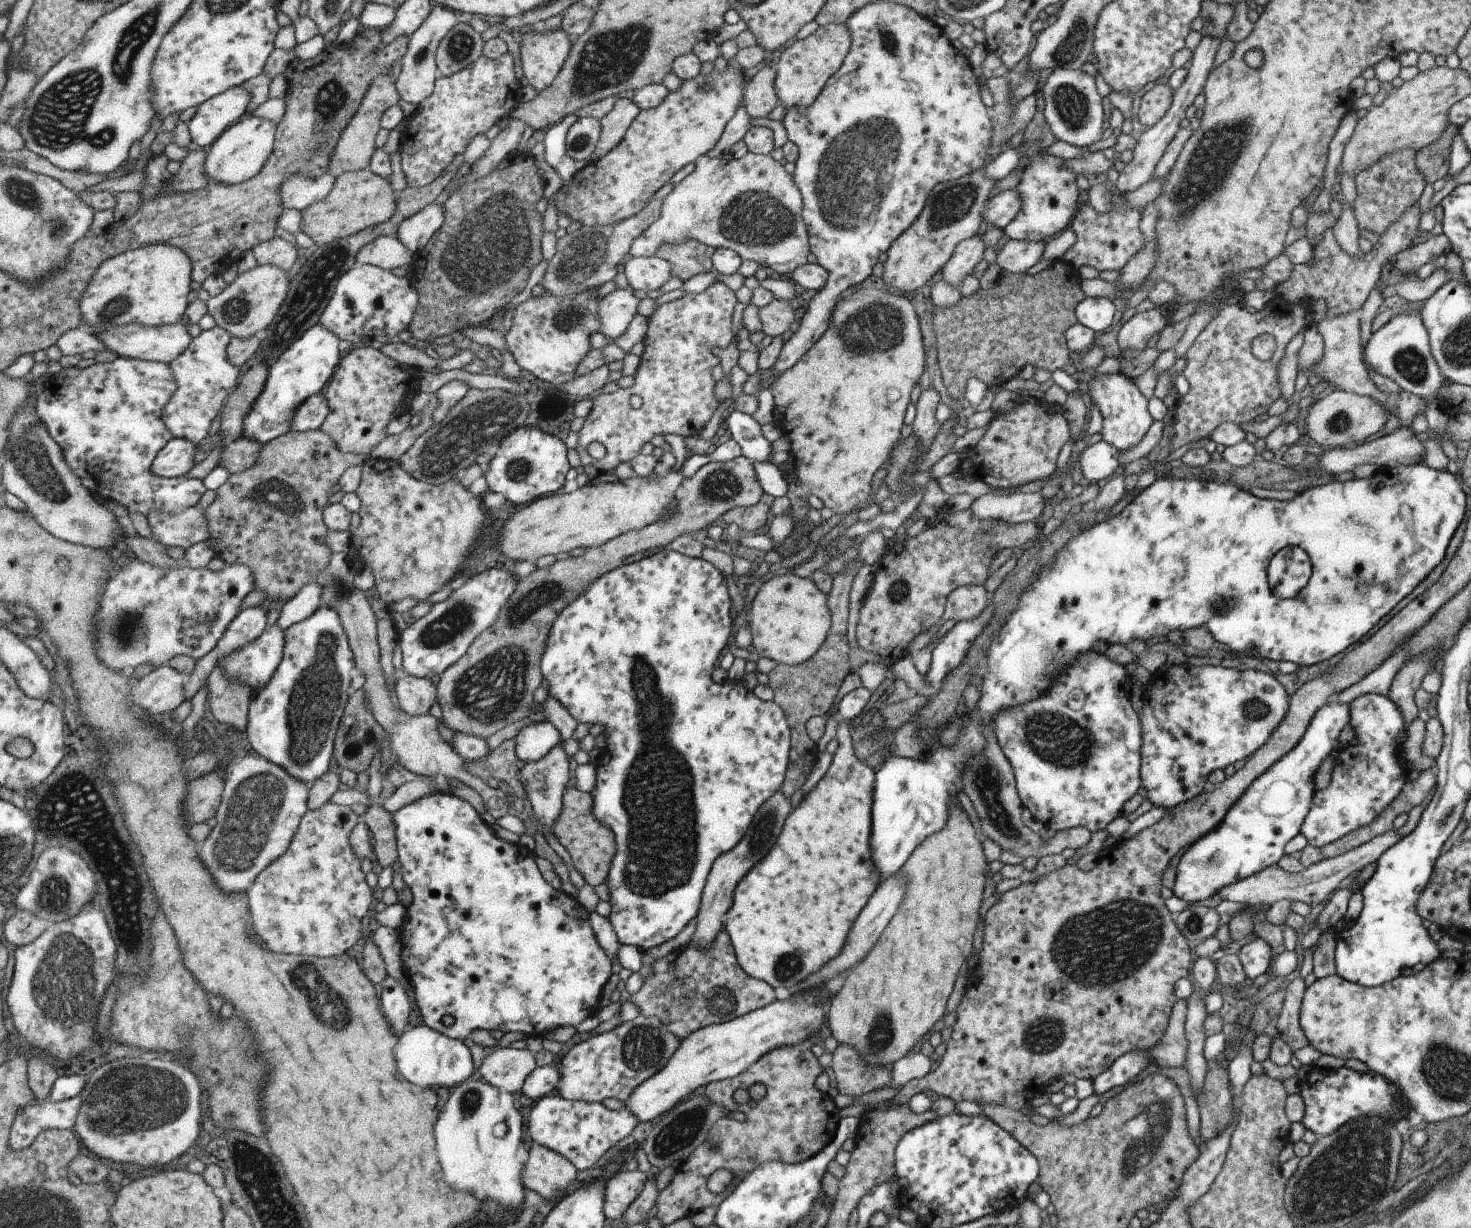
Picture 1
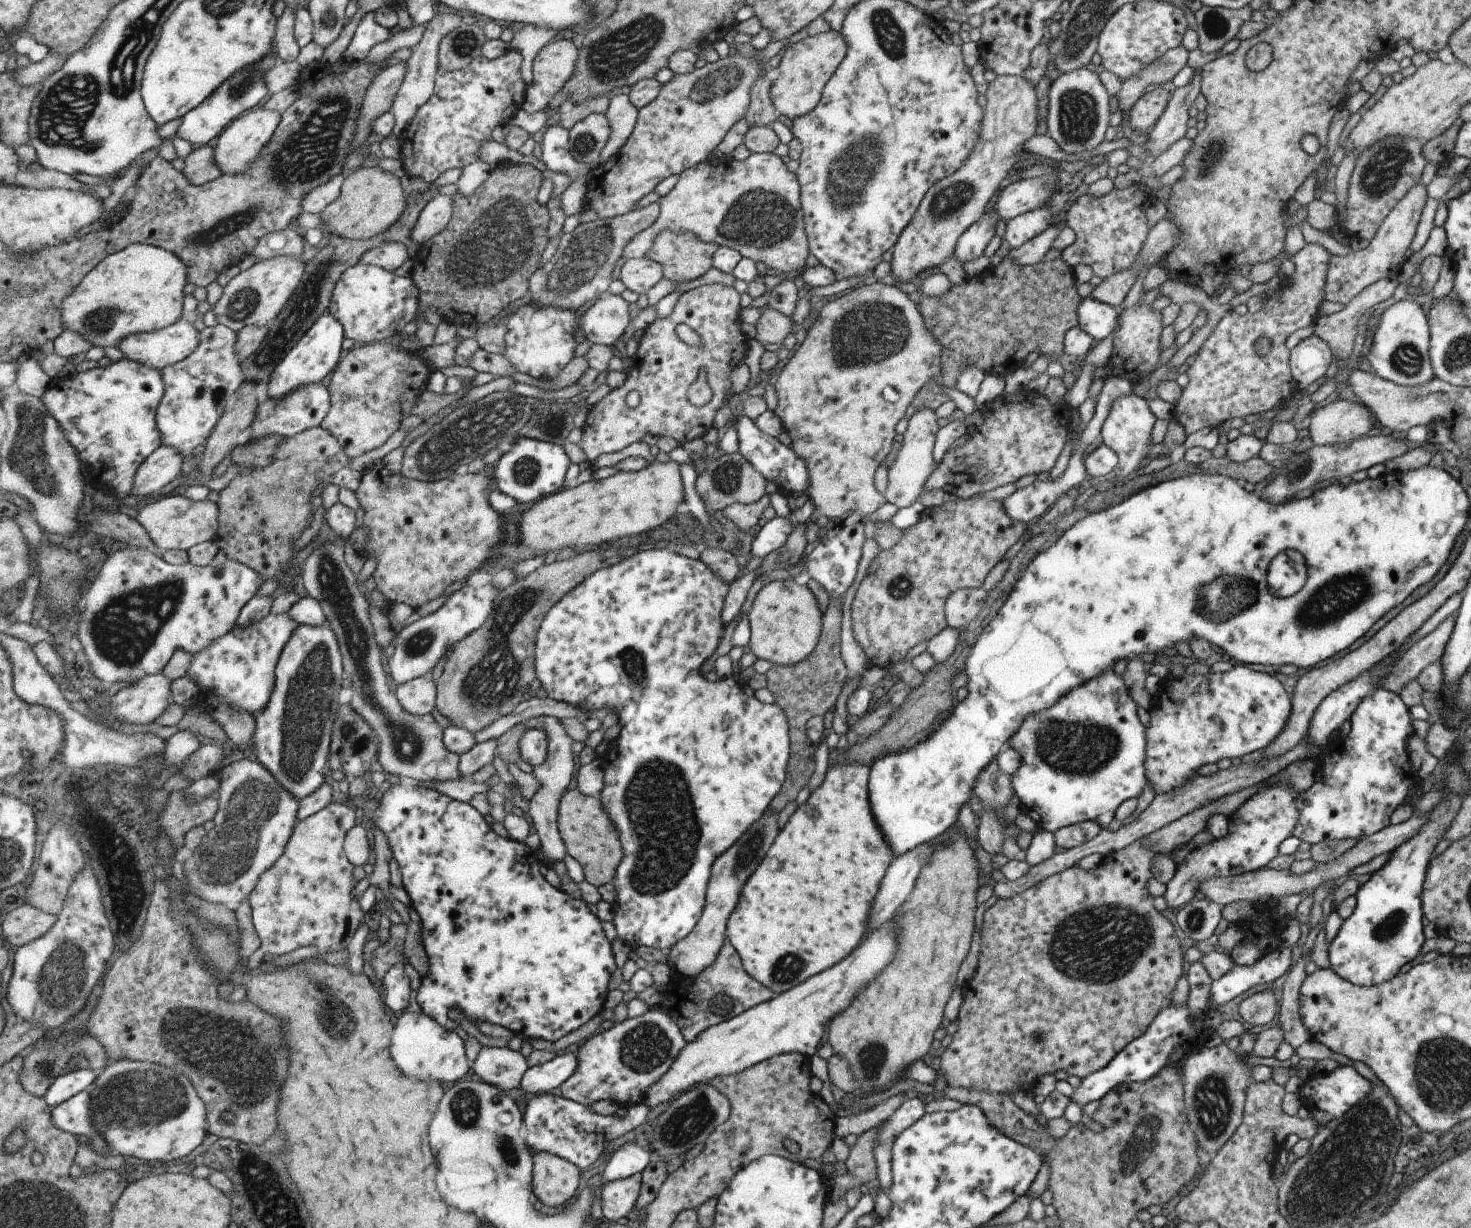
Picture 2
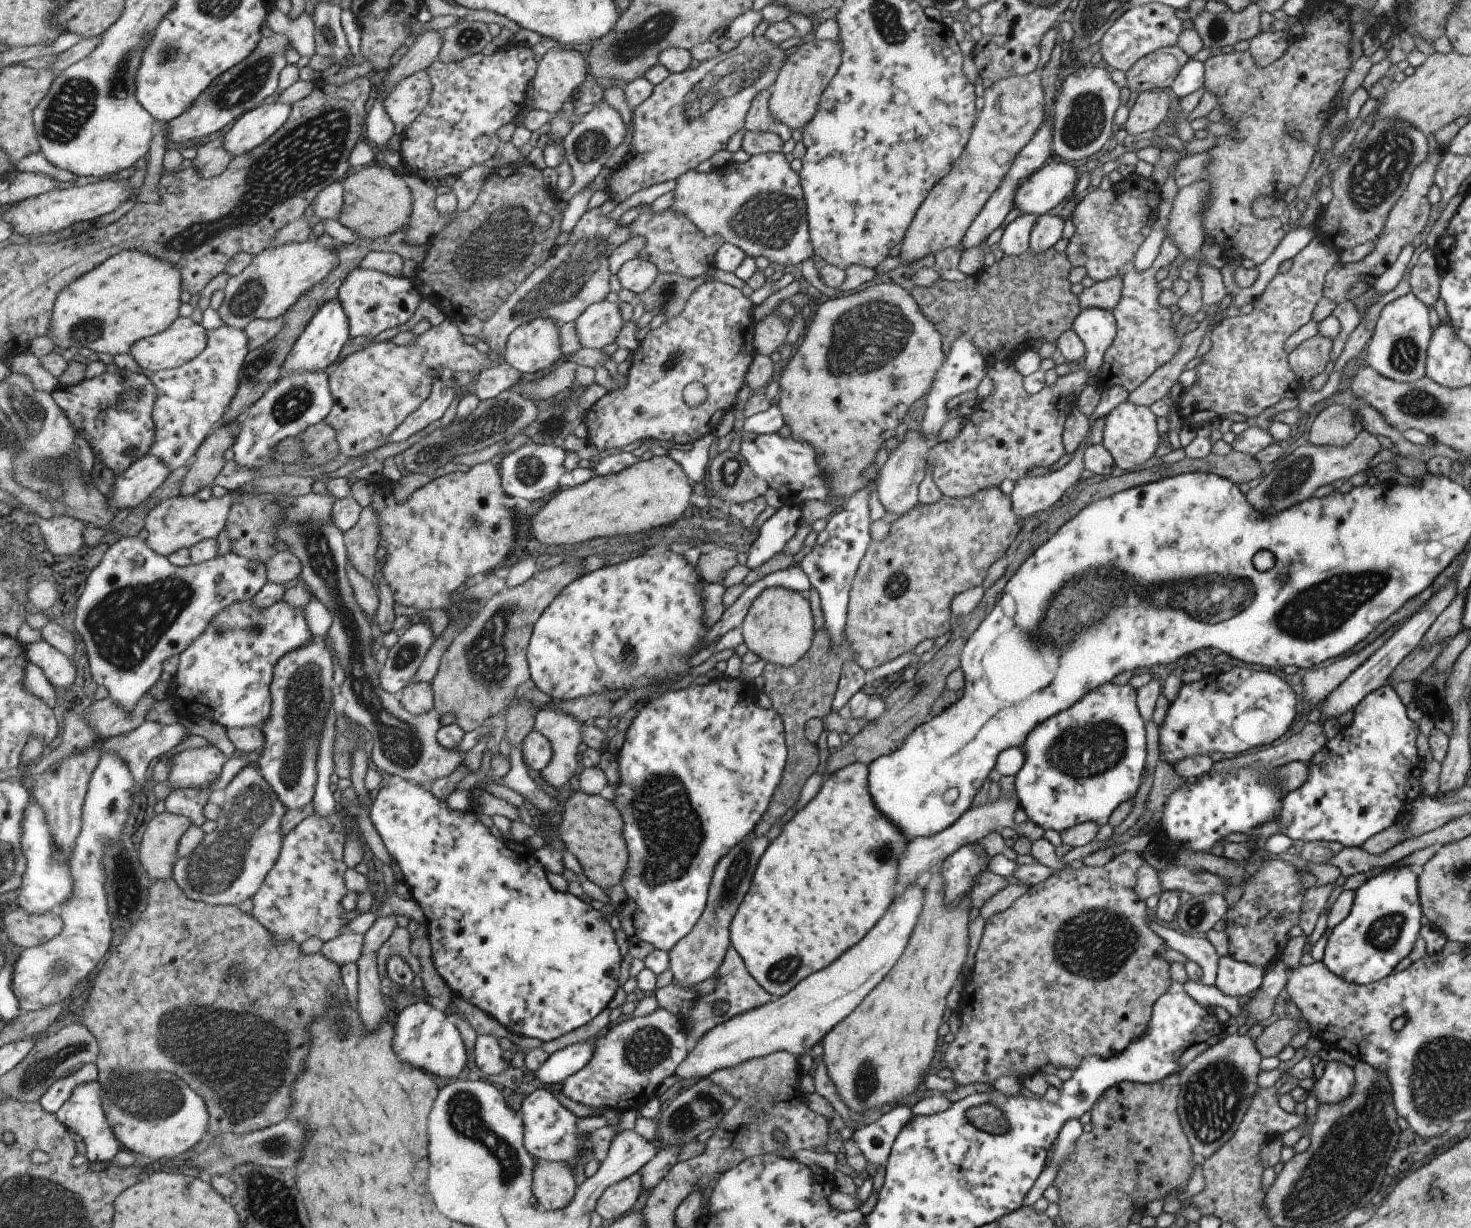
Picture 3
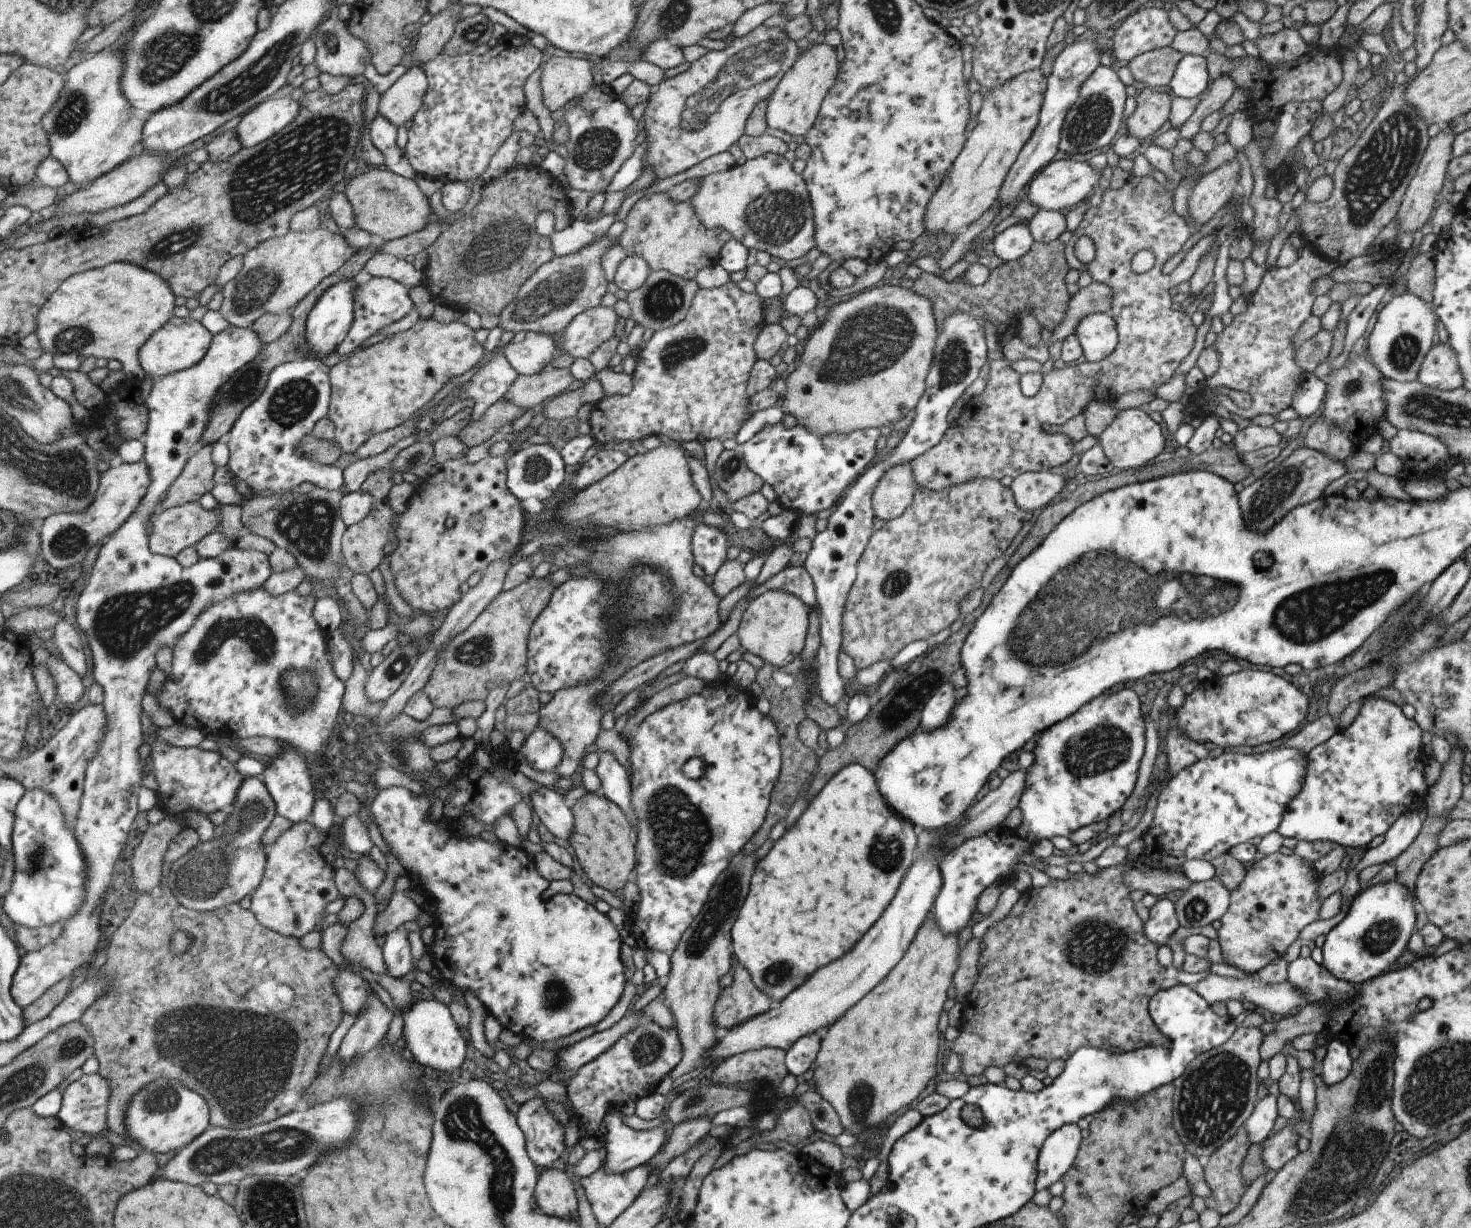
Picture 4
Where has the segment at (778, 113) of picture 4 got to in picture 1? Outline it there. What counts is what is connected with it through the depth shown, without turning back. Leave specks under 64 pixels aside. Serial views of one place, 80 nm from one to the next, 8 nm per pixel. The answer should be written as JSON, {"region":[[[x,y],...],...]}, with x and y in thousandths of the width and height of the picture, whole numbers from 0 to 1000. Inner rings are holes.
{"region":[[[564,19],[555,24],[543,33],[534,37],[527,54],[526,74],[529,85],[532,88],[549,87],[558,75],[561,66],[569,59],[578,37],[577,25],[574,19]]]}

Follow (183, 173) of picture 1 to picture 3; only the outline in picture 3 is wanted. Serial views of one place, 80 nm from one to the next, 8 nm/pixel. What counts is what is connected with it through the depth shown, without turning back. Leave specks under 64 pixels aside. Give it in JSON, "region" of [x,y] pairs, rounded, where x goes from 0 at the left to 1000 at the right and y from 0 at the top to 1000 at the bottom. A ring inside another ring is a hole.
{"region":[[[152,109],[134,121],[133,128],[131,130],[137,146],[150,143],[158,130],[158,127],[152,120]]]}

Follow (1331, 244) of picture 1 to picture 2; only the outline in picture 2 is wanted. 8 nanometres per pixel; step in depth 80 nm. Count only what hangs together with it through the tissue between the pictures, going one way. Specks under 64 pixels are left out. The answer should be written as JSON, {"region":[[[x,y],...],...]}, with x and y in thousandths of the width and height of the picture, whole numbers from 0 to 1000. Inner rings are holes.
{"region":[[[963,149],[940,178],[935,192],[931,195],[931,200],[921,205],[918,204],[914,208],[903,208],[899,233],[899,243],[915,248],[922,239],[935,228],[947,226],[954,213],[955,204],[962,192],[962,186],[963,186],[969,162],[969,153],[965,149]]]}

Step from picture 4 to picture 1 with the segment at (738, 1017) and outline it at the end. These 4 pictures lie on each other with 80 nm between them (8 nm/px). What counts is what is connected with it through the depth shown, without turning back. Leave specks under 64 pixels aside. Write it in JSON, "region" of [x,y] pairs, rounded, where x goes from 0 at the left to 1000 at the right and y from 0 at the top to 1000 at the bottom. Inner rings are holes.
{"region":[[[492,756],[487,760],[481,773],[464,770],[451,779],[451,780],[446,781],[442,786],[442,790],[443,793],[438,796],[434,807],[429,809],[426,816],[433,821],[435,827],[444,828],[447,832],[449,832],[453,837],[453,840],[457,844],[459,844],[462,849],[475,838],[499,831],[520,820],[528,814],[526,805],[523,801],[509,796],[502,787],[498,768],[496,766],[494,759]]]}

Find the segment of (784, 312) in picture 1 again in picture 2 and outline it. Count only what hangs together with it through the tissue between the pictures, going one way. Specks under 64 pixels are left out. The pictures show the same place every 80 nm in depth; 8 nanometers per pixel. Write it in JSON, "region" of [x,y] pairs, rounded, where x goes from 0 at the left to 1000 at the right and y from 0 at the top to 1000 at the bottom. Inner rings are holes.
{"region":[[[522,250],[517,252],[517,257],[513,264],[515,276],[518,281],[531,279],[540,269],[538,257],[534,257],[529,252]]]}

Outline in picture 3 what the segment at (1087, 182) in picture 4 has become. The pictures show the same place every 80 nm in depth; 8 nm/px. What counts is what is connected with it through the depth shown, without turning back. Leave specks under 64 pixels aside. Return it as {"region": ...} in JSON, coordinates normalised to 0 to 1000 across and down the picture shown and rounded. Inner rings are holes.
{"region":[[[723,132],[709,134],[697,144],[689,155],[687,170],[694,175],[710,175],[721,164],[725,156],[729,155],[729,158],[731,149],[731,137]]]}

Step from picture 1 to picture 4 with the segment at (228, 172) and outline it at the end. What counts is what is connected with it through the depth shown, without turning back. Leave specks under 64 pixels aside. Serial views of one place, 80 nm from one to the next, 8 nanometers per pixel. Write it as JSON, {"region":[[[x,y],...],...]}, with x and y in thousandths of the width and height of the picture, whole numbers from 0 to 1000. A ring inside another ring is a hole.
{"region":[[[203,60],[194,76],[186,78],[172,88],[162,99],[160,108],[165,120],[173,120],[187,111],[203,93],[203,70],[207,62]]]}

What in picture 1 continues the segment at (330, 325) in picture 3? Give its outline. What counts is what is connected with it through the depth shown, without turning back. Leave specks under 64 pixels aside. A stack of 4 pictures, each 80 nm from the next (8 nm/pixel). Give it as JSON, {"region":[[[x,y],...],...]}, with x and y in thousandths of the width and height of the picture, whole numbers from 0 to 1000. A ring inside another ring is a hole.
{"region":[[[221,264],[213,265],[205,275],[201,278],[187,296],[184,298],[184,305],[180,318],[172,334],[167,340],[165,354],[175,360],[184,360],[190,355],[197,353],[199,349],[199,340],[202,338],[202,332],[211,322],[217,321],[223,314],[228,300],[231,299],[233,292],[233,279],[225,267]]]}

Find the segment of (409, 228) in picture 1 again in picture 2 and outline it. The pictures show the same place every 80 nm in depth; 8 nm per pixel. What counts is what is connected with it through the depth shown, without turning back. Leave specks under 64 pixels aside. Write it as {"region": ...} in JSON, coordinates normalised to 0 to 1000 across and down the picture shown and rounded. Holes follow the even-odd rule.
{"region":[[[297,159],[286,174],[285,179],[280,186],[279,194],[284,200],[298,191],[306,182],[309,174],[309,161]]]}

